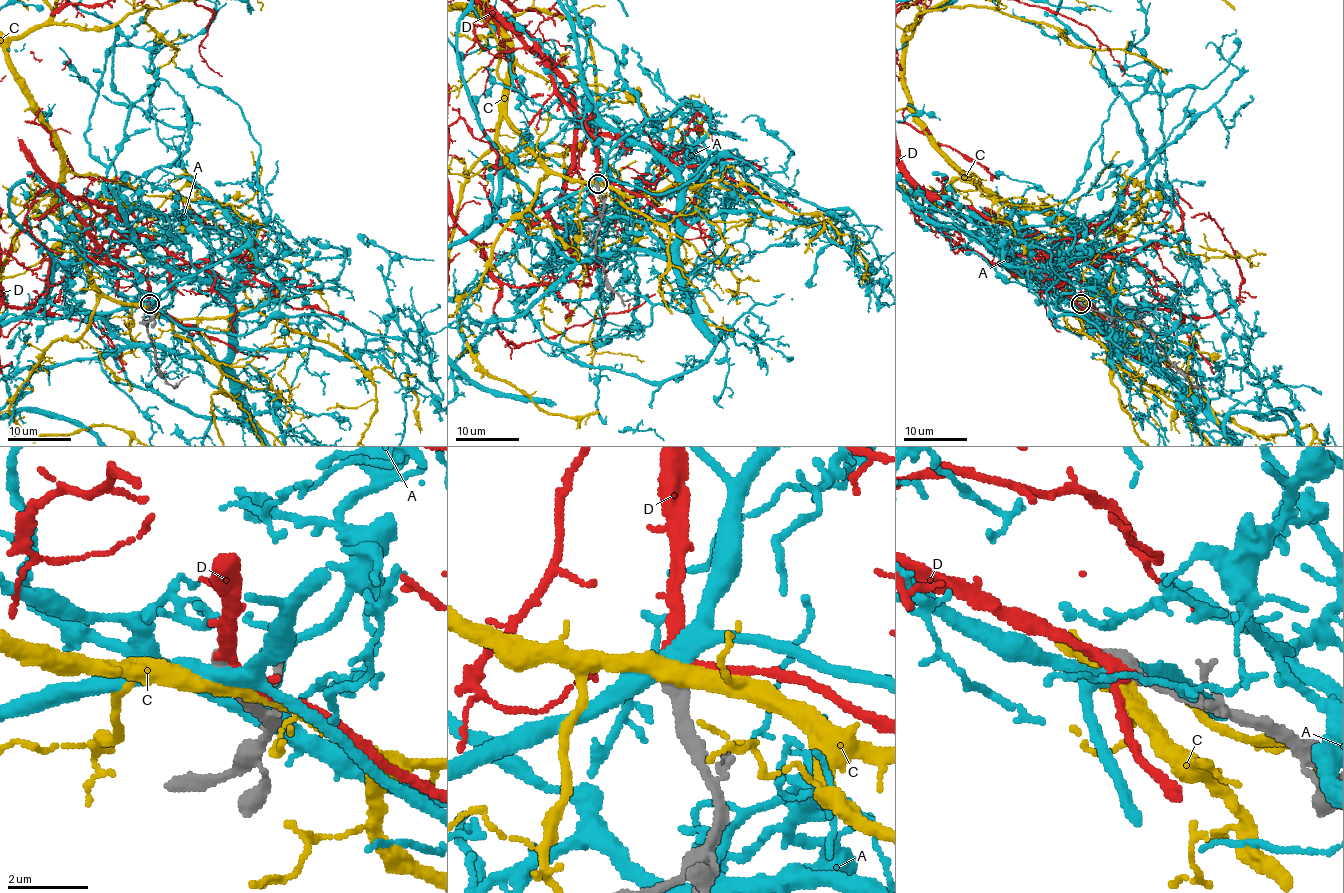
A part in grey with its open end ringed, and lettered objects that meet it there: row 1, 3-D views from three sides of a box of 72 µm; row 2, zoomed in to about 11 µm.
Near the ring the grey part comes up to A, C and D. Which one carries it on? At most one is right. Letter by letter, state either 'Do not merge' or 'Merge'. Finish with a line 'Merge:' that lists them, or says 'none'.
A: Do not merge
C: Do not merge
D: Merge
Merge: D

